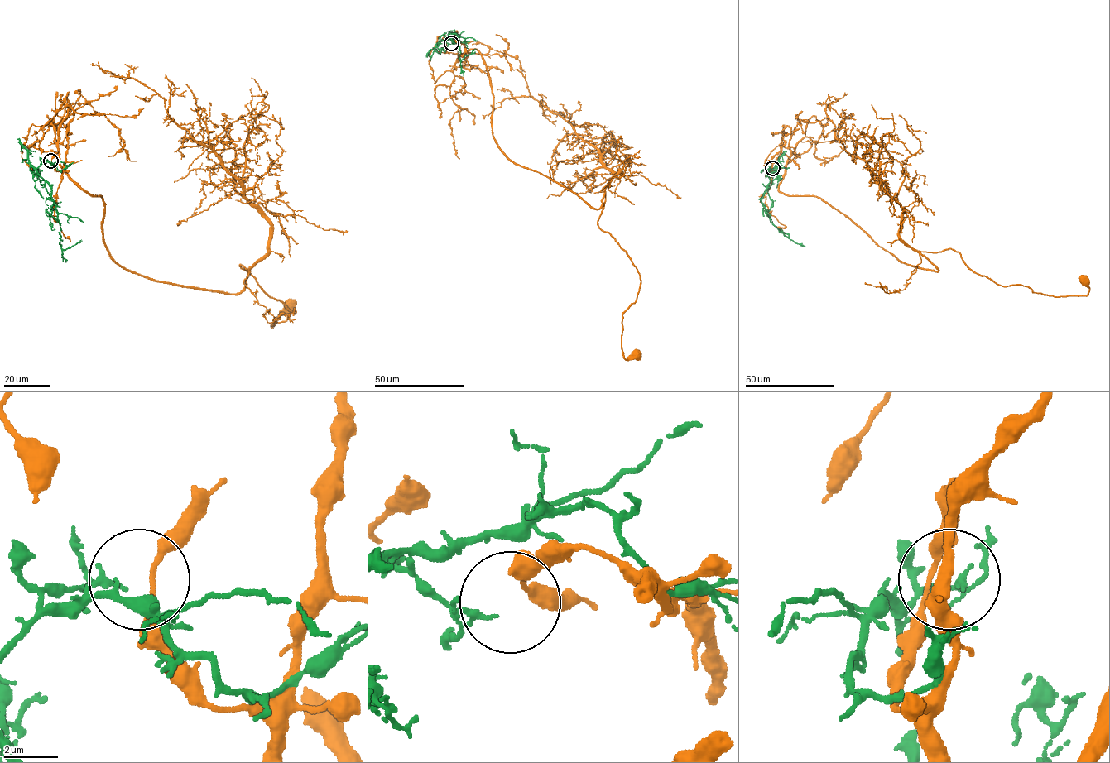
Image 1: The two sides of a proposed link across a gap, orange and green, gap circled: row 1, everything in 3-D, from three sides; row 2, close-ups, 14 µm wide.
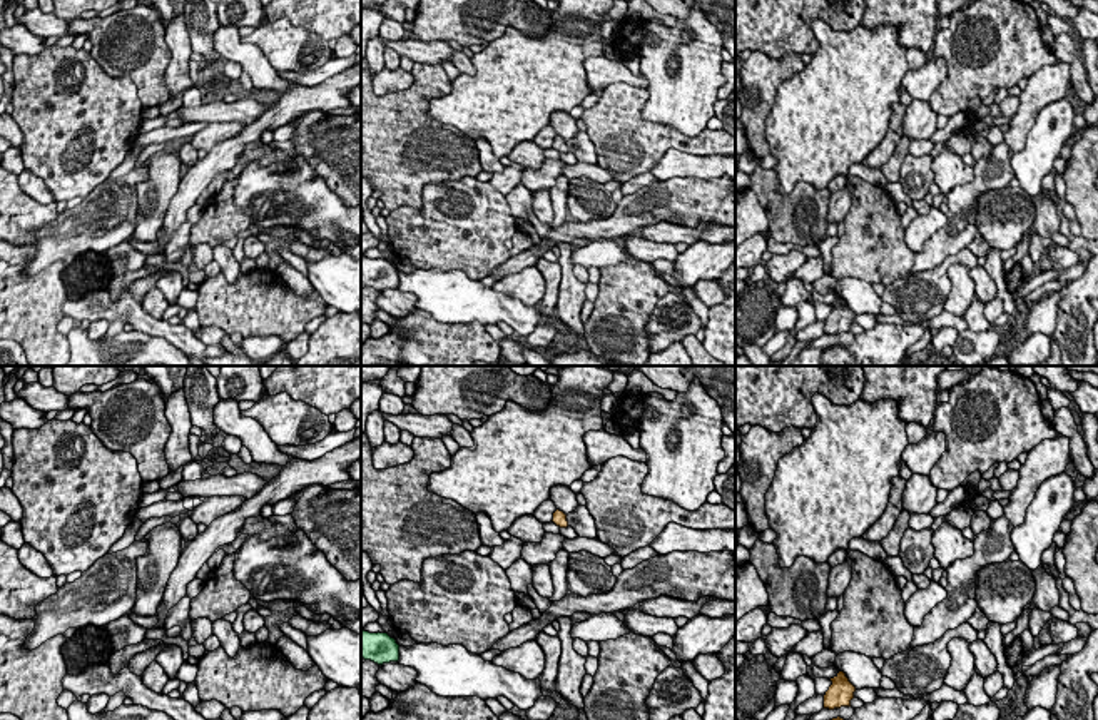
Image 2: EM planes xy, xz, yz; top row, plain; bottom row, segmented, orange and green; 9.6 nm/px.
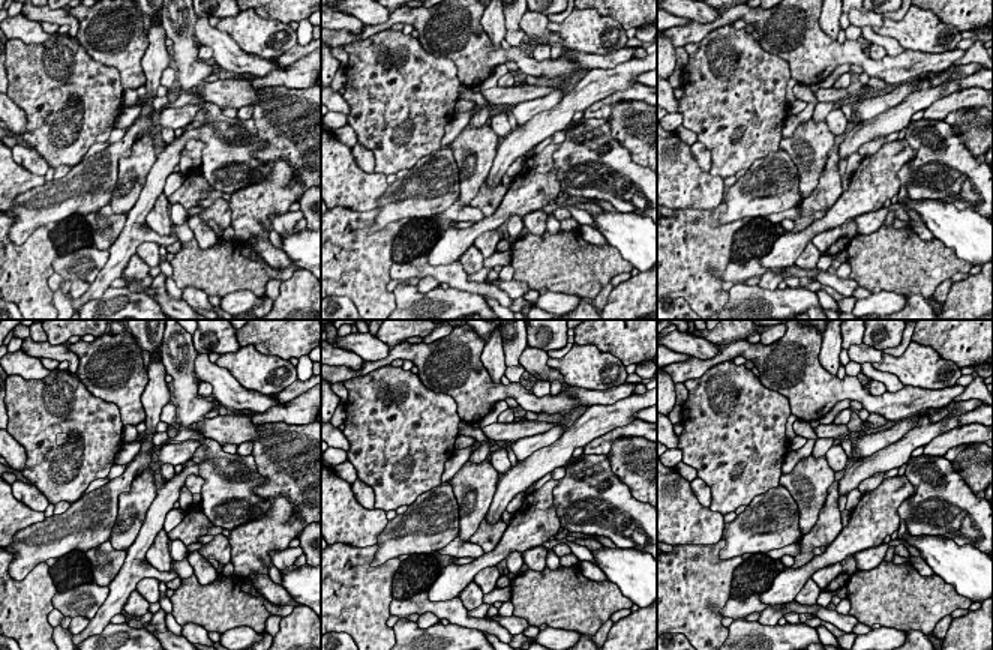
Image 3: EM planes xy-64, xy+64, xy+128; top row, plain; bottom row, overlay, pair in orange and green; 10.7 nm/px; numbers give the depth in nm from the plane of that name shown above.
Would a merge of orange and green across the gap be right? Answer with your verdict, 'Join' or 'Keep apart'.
Keep apart

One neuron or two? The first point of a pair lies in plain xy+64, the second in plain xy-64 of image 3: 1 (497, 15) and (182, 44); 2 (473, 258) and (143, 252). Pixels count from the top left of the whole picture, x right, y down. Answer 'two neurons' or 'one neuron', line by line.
1: two neurons
2: two neurons

